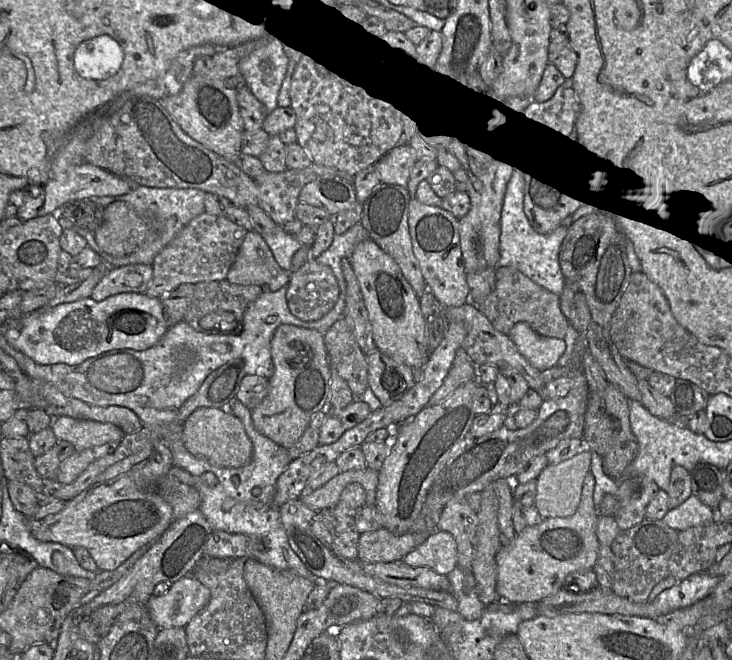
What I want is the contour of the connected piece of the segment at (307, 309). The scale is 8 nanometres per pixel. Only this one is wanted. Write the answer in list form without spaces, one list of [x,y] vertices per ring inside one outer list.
[[[309,258],[289,277],[286,300],[296,318],[315,321],[334,307],[339,297],[339,284],[330,267]]]

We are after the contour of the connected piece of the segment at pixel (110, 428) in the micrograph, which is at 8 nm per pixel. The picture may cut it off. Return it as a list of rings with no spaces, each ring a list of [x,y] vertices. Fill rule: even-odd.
[[[69,416],[53,417],[50,425],[58,441],[68,441],[75,447],[76,452],[100,446],[108,442],[120,442],[125,436],[124,432],[112,423],[103,423],[93,420],[76,419]]]

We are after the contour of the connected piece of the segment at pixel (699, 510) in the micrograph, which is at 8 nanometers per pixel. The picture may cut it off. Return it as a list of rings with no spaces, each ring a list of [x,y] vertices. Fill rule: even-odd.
[[[691,495],[678,507],[670,509],[663,521],[677,531],[706,525],[712,522],[712,508]]]

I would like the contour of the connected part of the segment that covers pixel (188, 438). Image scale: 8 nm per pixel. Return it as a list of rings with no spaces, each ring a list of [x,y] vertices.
[[[200,407],[190,414],[182,424],[182,441],[191,454],[219,467],[243,467],[253,457],[253,445],[242,422],[229,411],[217,408]]]

